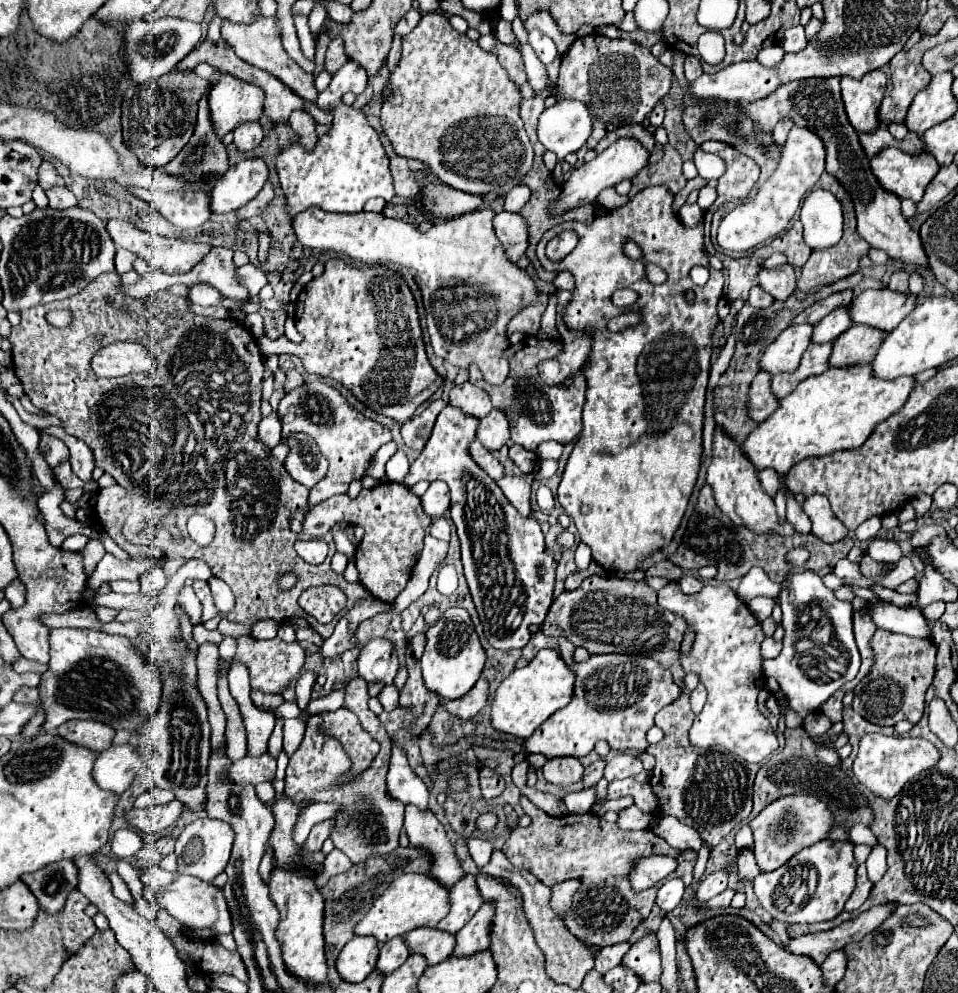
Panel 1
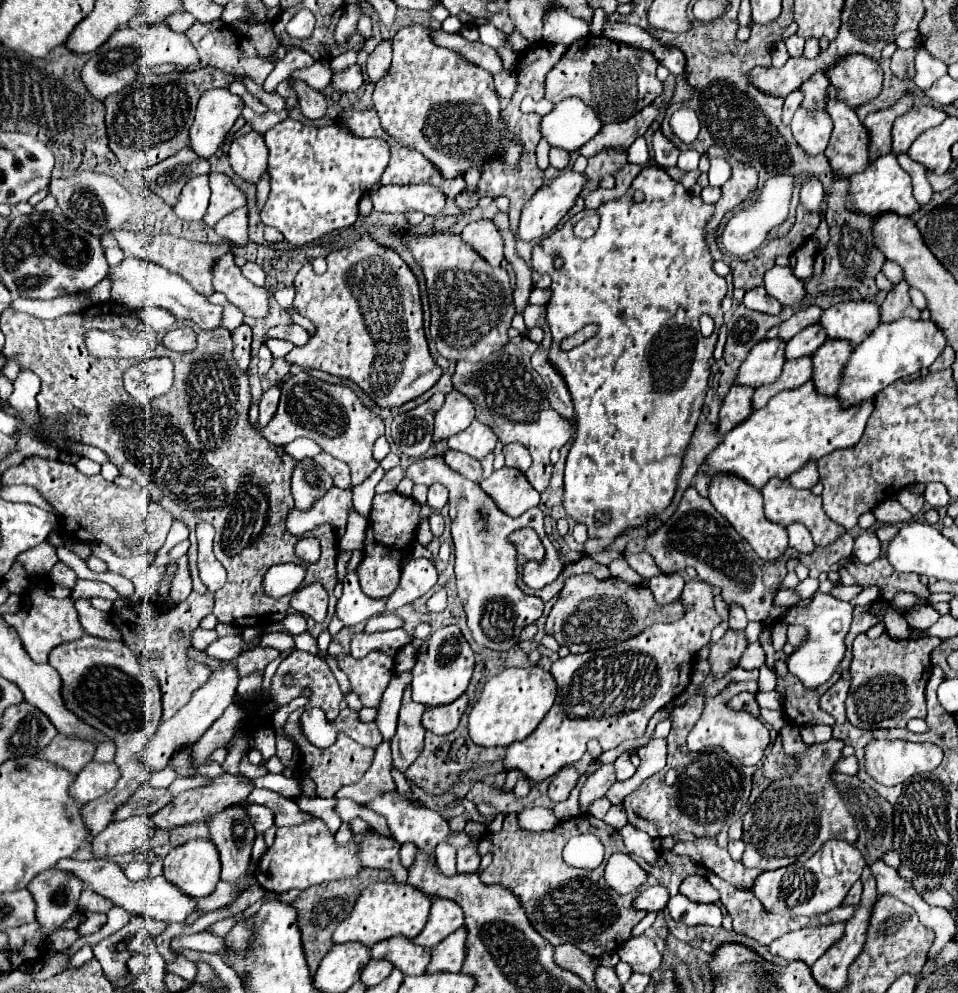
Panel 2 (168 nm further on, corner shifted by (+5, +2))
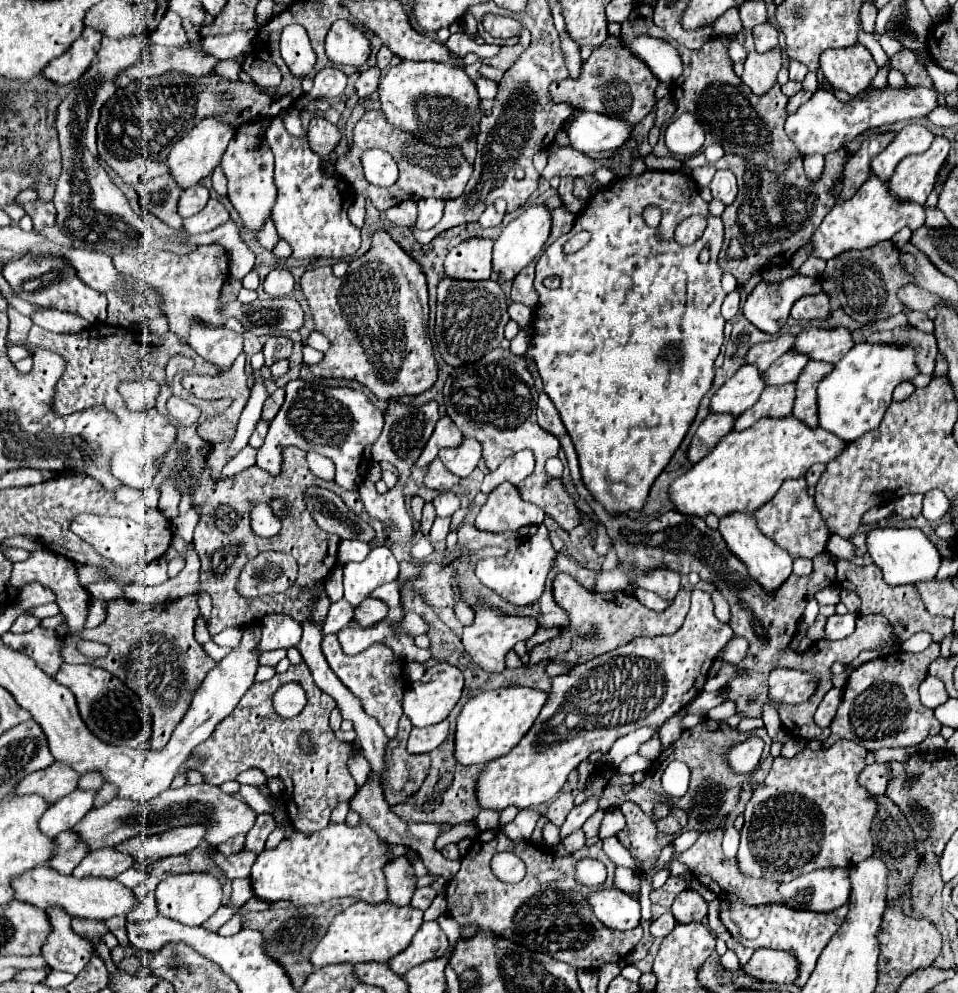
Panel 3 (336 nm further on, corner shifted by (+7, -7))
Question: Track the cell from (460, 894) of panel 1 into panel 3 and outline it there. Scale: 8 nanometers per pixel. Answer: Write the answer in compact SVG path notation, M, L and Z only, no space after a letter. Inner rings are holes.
M424 921L420 931L414 935L412 943L390 961L390 967L396 973L406 973L414 965L442 957L446 951L448 951L448 937L440 929L438 921Z

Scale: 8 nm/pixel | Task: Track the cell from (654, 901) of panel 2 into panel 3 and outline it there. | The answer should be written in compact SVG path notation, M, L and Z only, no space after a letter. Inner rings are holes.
M598 891L588 897L596 917L610 929L626 931L640 925L640 901L622 891Z

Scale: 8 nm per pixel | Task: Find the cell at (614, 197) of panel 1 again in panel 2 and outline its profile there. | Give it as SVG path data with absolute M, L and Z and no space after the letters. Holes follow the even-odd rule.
M606 148L600 154L588 158L588 166L584 170L584 174L588 176L588 186L584 186L580 196L586 198L590 192L600 187L600 180L604 174L614 174L624 164L626 164L626 150Z

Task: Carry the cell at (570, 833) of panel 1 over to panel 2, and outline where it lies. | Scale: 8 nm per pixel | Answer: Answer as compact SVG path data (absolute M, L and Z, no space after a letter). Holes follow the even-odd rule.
M508 814L504 818L504 826L500 832L490 832L480 840L480 856L492 854L490 866L480 874L482 884L500 884L508 888L520 900L532 928L540 932L550 944L576 944L584 954L592 958L600 958L606 952L616 952L622 942L632 936L632 928L644 918L644 912L632 910L632 900L640 891L658 884L668 888L670 896L678 894L678 888L684 878L698 874L698 864L690 858L676 856L672 852L660 852L656 866L650 866L643 858L631 855L624 846L620 834L612 830L602 820L586 816L576 816L572 820L560 822L550 832L526 832L520 830L516 814ZM494 834L494 836L492 836ZM576 834L594 834L602 840L605 848L604 864L592 872L572 868L562 860L564 844ZM486 840L486 842L482 842ZM621 852L630 855L639 865L648 872L647 881L630 894L618 894L608 887L604 879L604 870L612 854ZM660 876L660 880L656 880Z

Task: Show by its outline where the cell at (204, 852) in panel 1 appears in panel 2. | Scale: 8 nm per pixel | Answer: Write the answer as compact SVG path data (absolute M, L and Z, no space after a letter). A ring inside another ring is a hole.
M190 840L164 858L164 878L190 898L206 898L220 882L220 856L212 842Z

